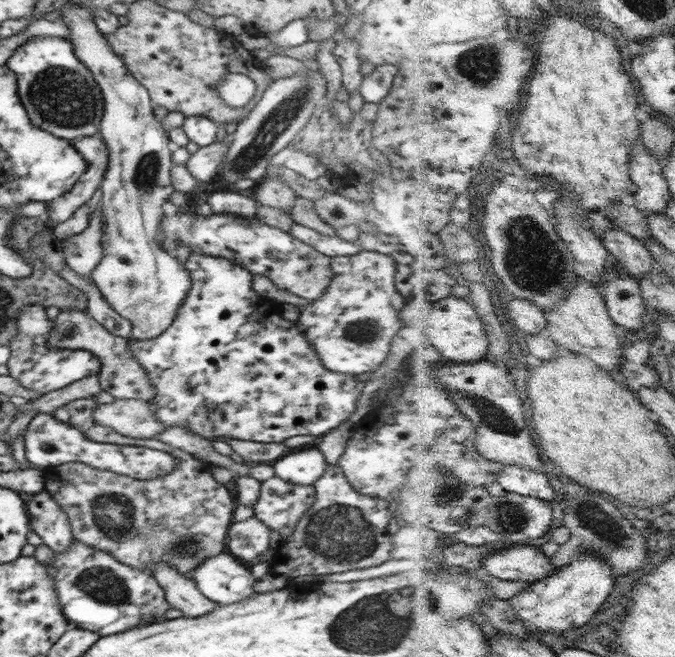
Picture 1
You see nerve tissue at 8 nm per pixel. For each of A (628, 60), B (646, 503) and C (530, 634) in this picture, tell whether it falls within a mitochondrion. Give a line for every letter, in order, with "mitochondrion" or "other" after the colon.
A: other
B: other
C: other

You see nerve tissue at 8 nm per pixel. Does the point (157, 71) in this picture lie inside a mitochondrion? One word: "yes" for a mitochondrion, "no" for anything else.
no

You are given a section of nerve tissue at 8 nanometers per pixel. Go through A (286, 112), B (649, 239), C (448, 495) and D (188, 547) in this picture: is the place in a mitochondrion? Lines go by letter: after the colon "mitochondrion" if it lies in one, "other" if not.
A: mitochondrion
B: other
C: mitochondrion
D: mitochondrion

